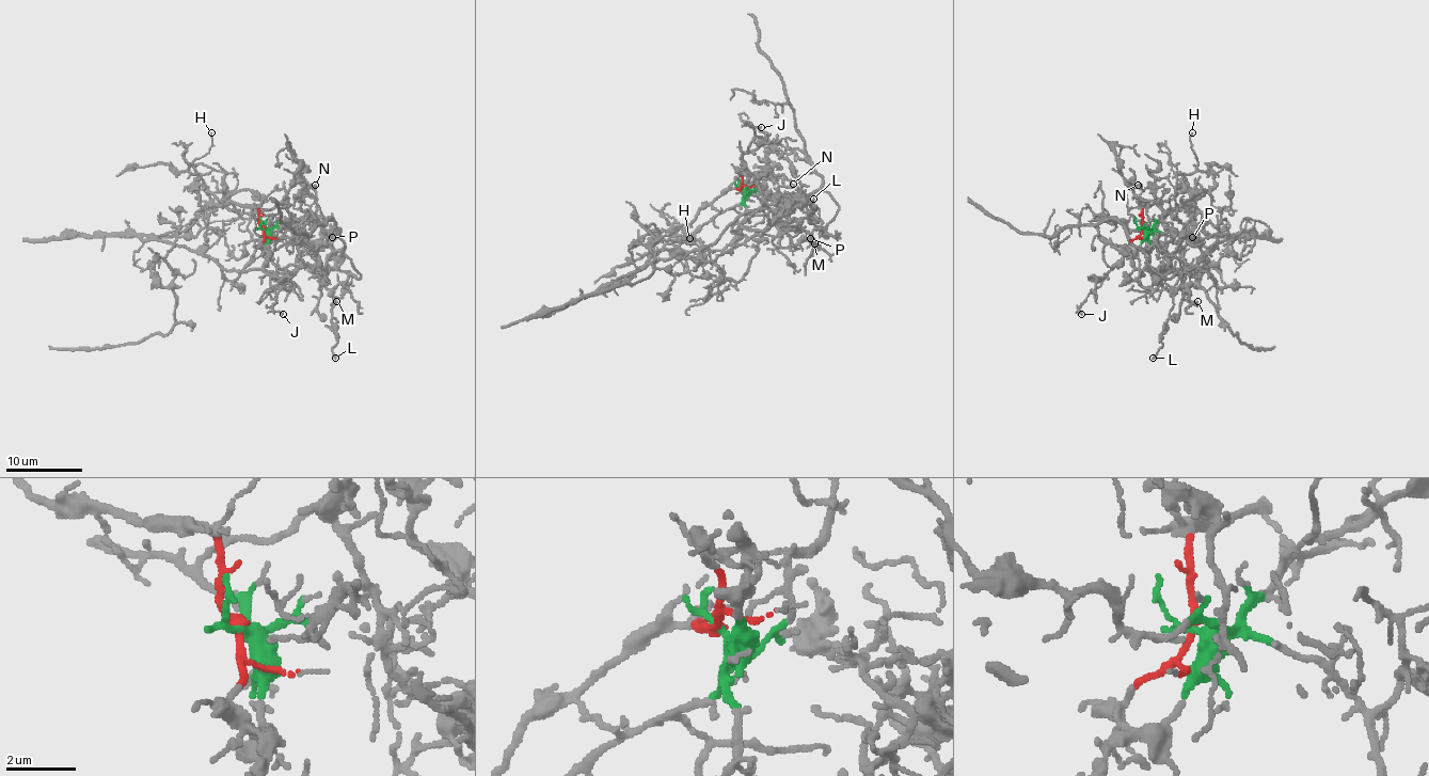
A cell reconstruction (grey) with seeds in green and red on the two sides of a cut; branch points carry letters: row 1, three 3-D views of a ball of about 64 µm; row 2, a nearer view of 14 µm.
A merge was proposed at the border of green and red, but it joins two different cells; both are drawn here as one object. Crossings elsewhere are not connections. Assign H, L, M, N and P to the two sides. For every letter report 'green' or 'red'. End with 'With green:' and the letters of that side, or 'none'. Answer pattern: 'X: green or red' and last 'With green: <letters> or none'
H: red
L: green
M: green
N: green
P: green
With green: L, M, N, P

